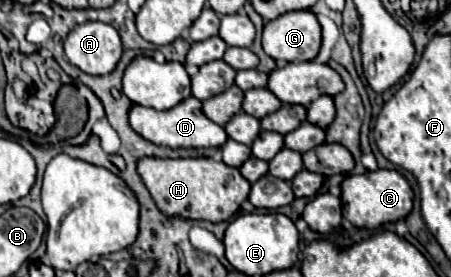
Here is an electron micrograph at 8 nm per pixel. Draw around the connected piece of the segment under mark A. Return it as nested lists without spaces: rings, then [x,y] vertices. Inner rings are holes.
[[[104,22],[78,24],[64,40],[66,58],[86,74],[108,74],[122,56],[118,32]]]

